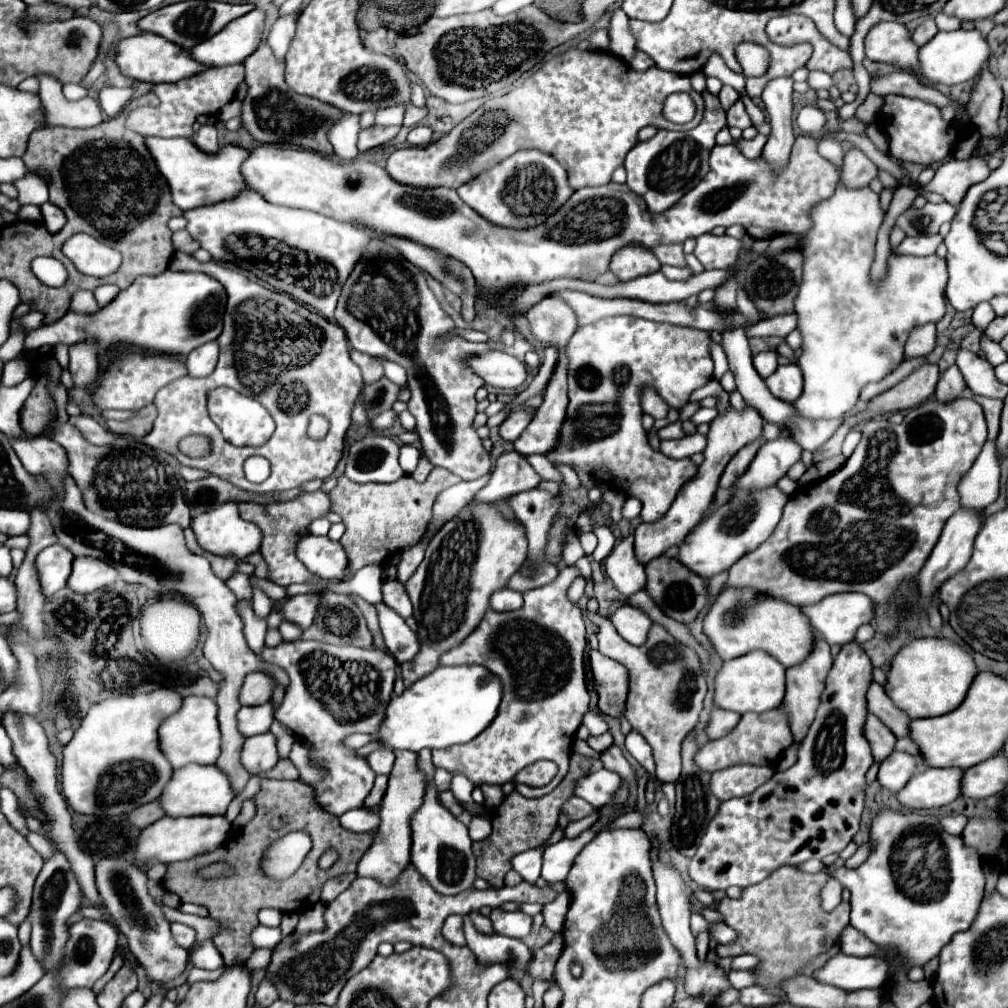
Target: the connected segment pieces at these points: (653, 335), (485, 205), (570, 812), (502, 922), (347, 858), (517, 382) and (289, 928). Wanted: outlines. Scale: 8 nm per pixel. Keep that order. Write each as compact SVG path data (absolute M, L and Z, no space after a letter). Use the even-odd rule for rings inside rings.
M614 316L602 322L578 328L574 336L566 344L566 358L568 358L568 418L562 426L560 444L554 452L546 454L550 462L564 462L576 464L582 470L590 472L596 466L608 468L616 478L614 486L628 496L634 496L642 502L642 520L656 522L660 520L670 504L674 502L680 486L696 474L696 466L690 458L674 460L666 458L660 452L654 452L648 444L648 436L642 434L642 406L640 394L642 386L653 387L668 406L684 406L690 394L704 386L712 378L712 356L710 356L712 336L706 330L694 328L680 328L680 326L666 326L658 322L646 322L634 316ZM630 371L629 378L616 378L616 372Z
M520 150L458 188L458 196L478 210L478 214L484 214L486 220L514 228L530 228L544 222L570 198L572 192L566 170L550 154L540 150Z
M576 796L576 798L570 798L570 800L562 806L562 812L568 816L570 822L590 816L594 810L596 810L594 806L590 806L586 800L582 800L582 798L578 798L578 796Z
M494 908L494 930L502 936L524 938L532 930L532 918L520 910L504 912L502 908Z
M260 776L260 790L252 796L252 800L256 804L256 816L246 824L246 828L238 830L238 834L234 834L228 840L228 844L220 846L218 850L210 854L202 854L198 858L184 860L184 862L166 864L168 872L162 880L164 890L178 894L182 902L204 906L210 912L210 918L222 926L222 930L214 934L212 942L220 950L226 966L232 966L234 962L240 962L240 960L248 960L248 956L252 954L254 946L250 942L250 934L258 926L258 912L262 908L276 908L280 912L310 910L310 906L314 906L320 900L320 892L326 880L346 874L346 872L356 872L358 860L372 846L372 840L376 836L376 832L344 830L336 816L322 812L322 808L314 802L312 788L300 780L290 782L290 780L270 780L270 778ZM294 830L302 830L312 838L312 850L308 852L308 856L304 858L302 866L298 868L294 876L282 882L268 880L260 872L262 852L276 838ZM328 848L336 848L340 852L340 858L338 862L334 862L330 870L320 870L318 858ZM218 860L230 862L234 866L234 874L228 878L216 878L216 880L206 880L206 882L196 876L196 870L200 866L206 866Z
M490 352L482 358L470 358L470 366L476 374L482 374L486 384L498 388L518 388L528 376L526 362L504 352Z
M285 913L283 915L283 918L280 924L280 929L283 930L281 931L282 934L284 936L288 936L289 934L291 934L295 930L298 924L298 921L299 921L298 915L293 914L293 913L292 914Z

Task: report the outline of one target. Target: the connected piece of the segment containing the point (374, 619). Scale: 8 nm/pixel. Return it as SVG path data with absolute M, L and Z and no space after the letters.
M348 594L348 596L350 596L352 602L362 610L362 614L364 614L364 618L366 618L366 622L368 622L368 628L370 628L370 632L372 632L372 636L374 636L374 646L376 646L378 650L384 650L386 654L392 656L392 652L386 648L386 644L384 644L384 640L382 640L382 632L380 632L380 626L378 626L378 616L376 616L374 604L362 600L362 598L356 596L356 594Z

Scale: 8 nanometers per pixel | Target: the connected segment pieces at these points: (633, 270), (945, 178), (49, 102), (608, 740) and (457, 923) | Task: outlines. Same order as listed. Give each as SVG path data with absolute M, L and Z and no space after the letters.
M630 244L628 248L624 246L624 248L616 250L612 260L610 260L610 270L622 282L644 276L644 274L658 272L660 266L662 264L658 262L658 258L654 256L652 250L648 250L644 246L636 246L636 244Z
M974 154L966 160L948 160L938 170L936 176L926 185L920 185L918 192L938 192L942 194L948 204L958 206L962 198L966 196L966 190L972 184L978 184L990 176L990 168L986 164L986 158L980 154Z
M38 76L40 80L40 98L46 110L46 126L66 126L66 128L92 128L98 126L102 118L100 104L86 96L78 102L70 102L62 94L62 84L54 78Z
M606 732L606 734L602 734L602 736L590 736L588 738L588 744L590 744L590 748L594 748L596 752L604 752L604 750L608 750L612 744L614 744L614 740L612 740L612 736L610 736L610 732Z
M448 916L446 922L444 922L444 928L442 928L442 936L450 944L456 944L456 946L466 944L464 930L462 930L462 916Z

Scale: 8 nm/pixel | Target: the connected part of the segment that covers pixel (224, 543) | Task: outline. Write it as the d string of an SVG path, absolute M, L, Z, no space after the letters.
M226 502L226 506L218 506L206 514L198 514L190 522L192 530L196 532L198 544L218 556L234 556L238 564L246 560L246 556L254 554L260 550L262 544L262 530L256 524L248 524L242 518L238 518L238 504L236 502Z

